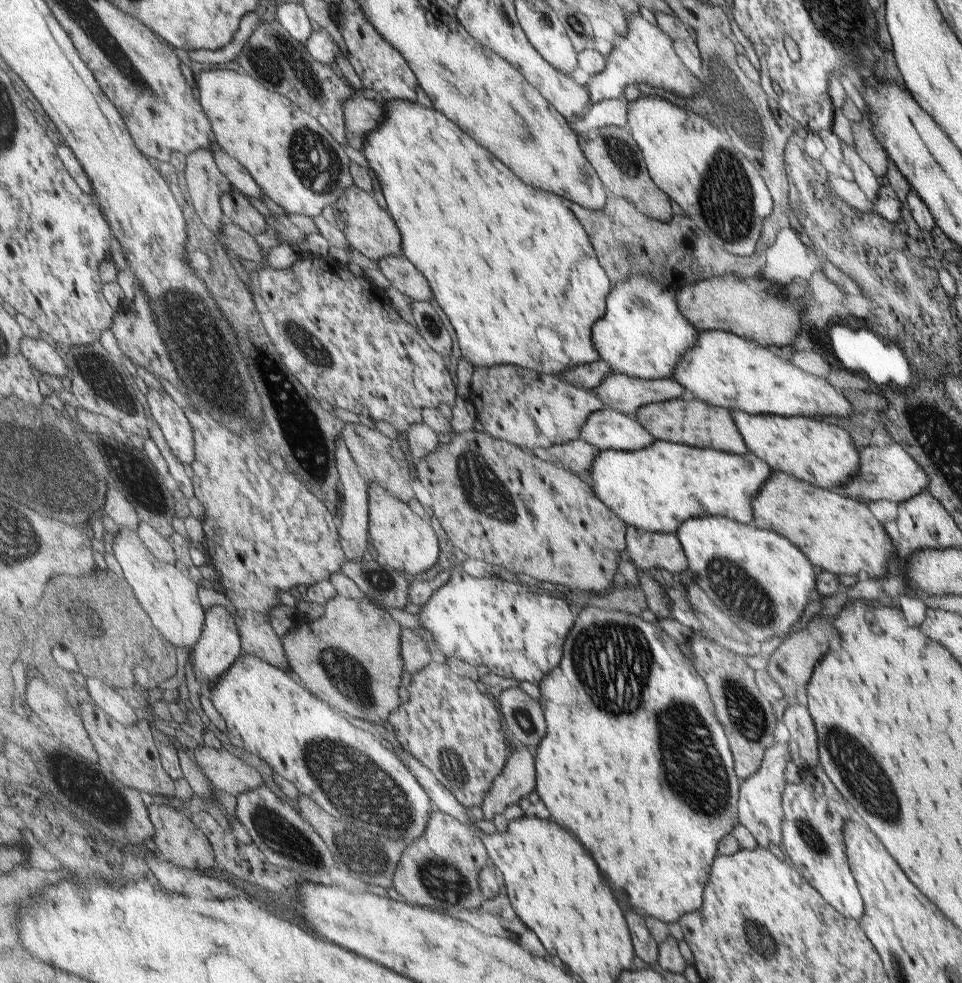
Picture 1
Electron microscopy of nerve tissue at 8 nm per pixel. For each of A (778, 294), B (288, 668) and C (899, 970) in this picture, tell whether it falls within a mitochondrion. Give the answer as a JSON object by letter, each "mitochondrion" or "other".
{"A":"mitochondrion","B":"other","C":"mitochondrion"}

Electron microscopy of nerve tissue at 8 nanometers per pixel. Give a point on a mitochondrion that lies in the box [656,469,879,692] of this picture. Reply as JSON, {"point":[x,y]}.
{"point":[737,590]}

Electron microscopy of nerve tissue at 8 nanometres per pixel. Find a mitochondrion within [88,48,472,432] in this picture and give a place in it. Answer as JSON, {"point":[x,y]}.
{"point":[208,354]}

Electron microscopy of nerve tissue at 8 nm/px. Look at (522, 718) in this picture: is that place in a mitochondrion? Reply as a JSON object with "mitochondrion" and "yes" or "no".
{"mitochondrion":"yes"}

